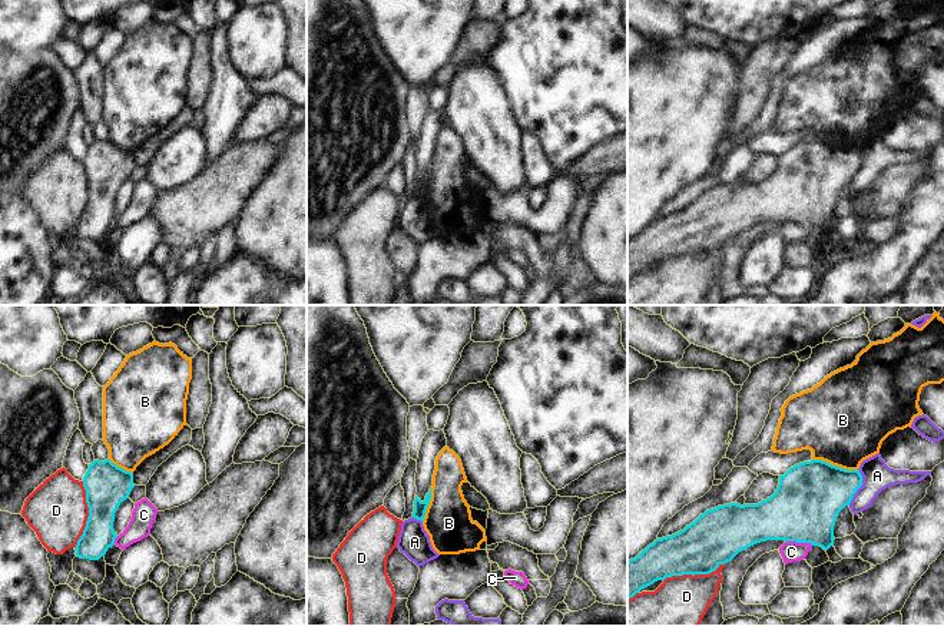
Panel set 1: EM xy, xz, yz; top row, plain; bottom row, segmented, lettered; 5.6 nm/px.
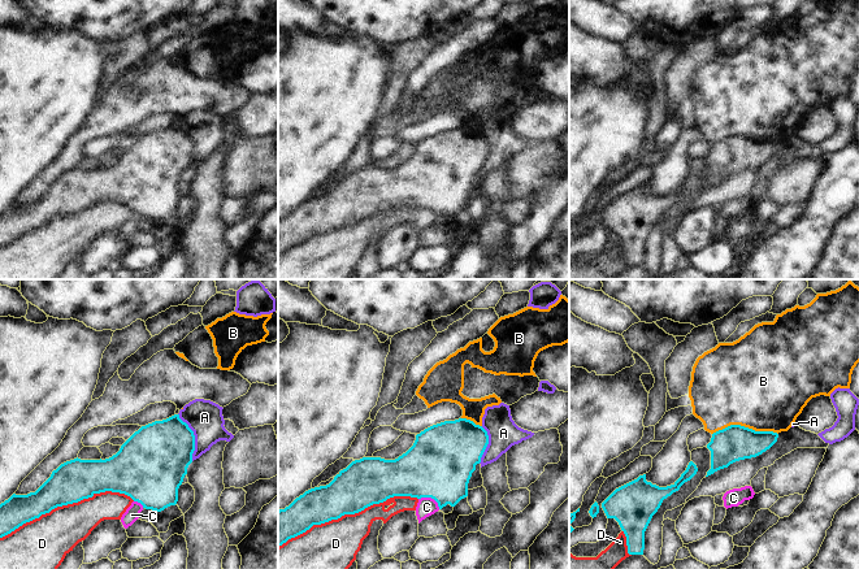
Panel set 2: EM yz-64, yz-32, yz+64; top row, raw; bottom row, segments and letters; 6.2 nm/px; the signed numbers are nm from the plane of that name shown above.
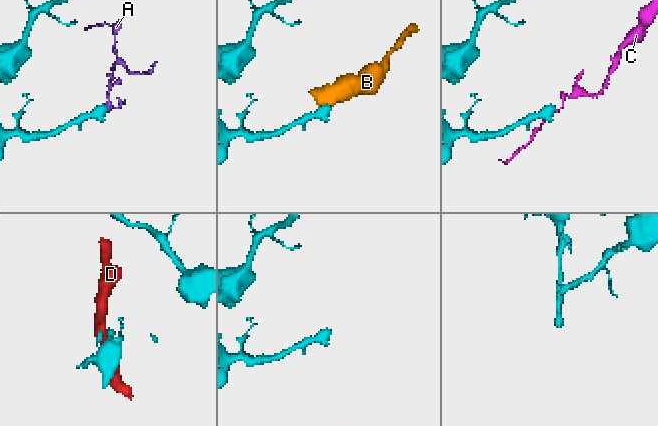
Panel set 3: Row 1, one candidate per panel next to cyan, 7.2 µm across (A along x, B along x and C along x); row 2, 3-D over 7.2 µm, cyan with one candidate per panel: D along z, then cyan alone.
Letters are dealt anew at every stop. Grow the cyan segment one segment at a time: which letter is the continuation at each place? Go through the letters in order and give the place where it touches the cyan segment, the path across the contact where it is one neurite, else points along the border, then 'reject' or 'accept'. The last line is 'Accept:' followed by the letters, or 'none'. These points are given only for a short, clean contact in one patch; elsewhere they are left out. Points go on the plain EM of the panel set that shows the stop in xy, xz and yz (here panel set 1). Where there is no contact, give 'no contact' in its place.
A: yz (860, 165) | along yz (858, 148), (861, 165), (848, 184) | reject
B: yz (835, 145) | along yz (812, 138), (857, 149) | reject
C: yz (800, 221) | along yz (785, 219), (810, 221), (812, 224) | reject
D: xy (89, 194) | reject
Accept: none

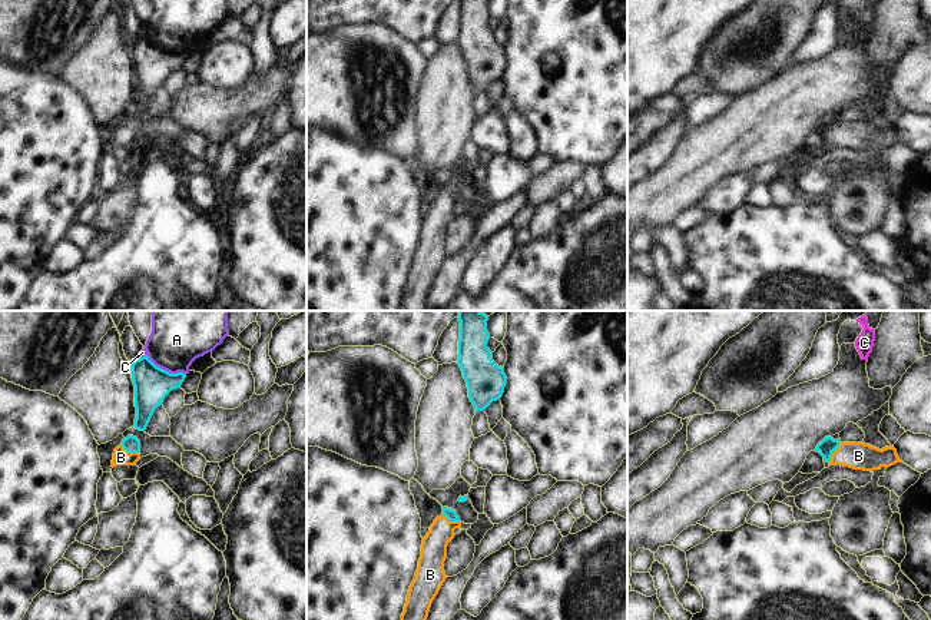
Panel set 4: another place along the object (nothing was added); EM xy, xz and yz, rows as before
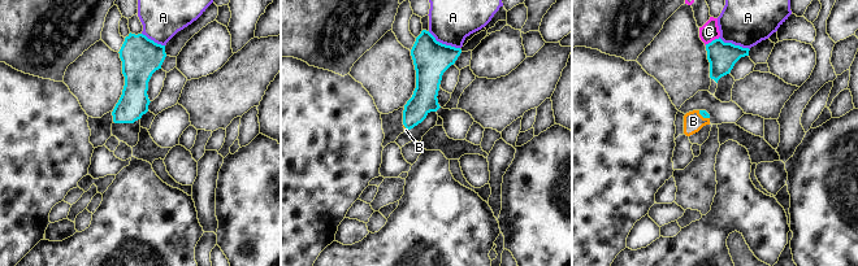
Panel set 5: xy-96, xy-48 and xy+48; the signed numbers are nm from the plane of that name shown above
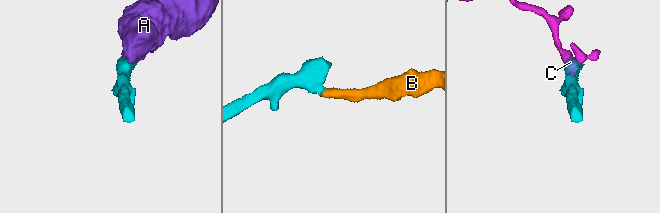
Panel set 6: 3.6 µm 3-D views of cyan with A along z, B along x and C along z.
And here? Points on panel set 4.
A: xy (166, 50) | along xy (146, 35), (156, 45), (171, 52), (185, 53) | reject
B: yz (832, 131) | across yz (828, 123), (832, 131), (858, 135) | accept
C: xy (142, 36) | along xy (146, 33), (136, 39) | reject
Accept: B

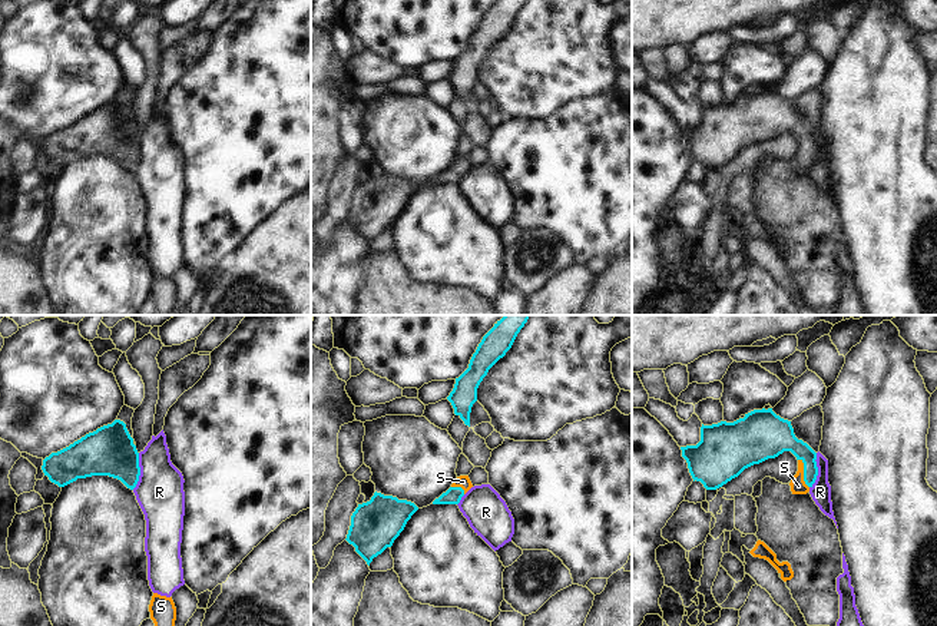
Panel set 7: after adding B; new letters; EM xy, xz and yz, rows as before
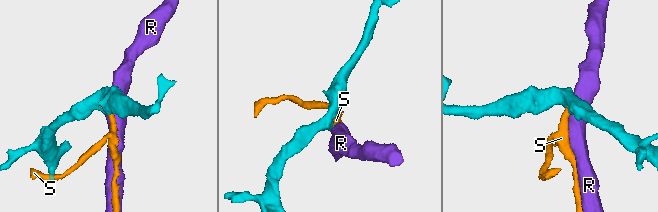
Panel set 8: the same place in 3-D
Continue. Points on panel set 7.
R: xy (139, 151) | along xy (139, 132), (139, 159), (132, 168) | reject
S: yz (804, 152) | across yz (775, 118), (804, 136), (804, 152), (798, 165) | accept
Accept: S

